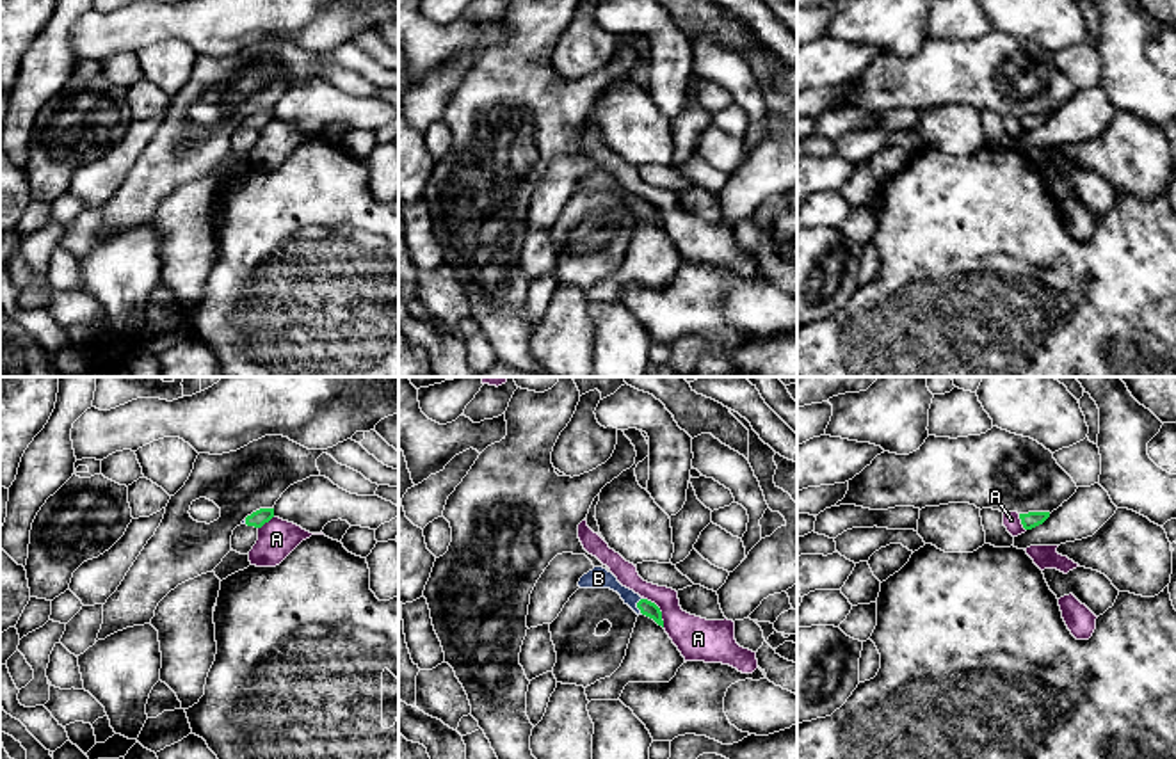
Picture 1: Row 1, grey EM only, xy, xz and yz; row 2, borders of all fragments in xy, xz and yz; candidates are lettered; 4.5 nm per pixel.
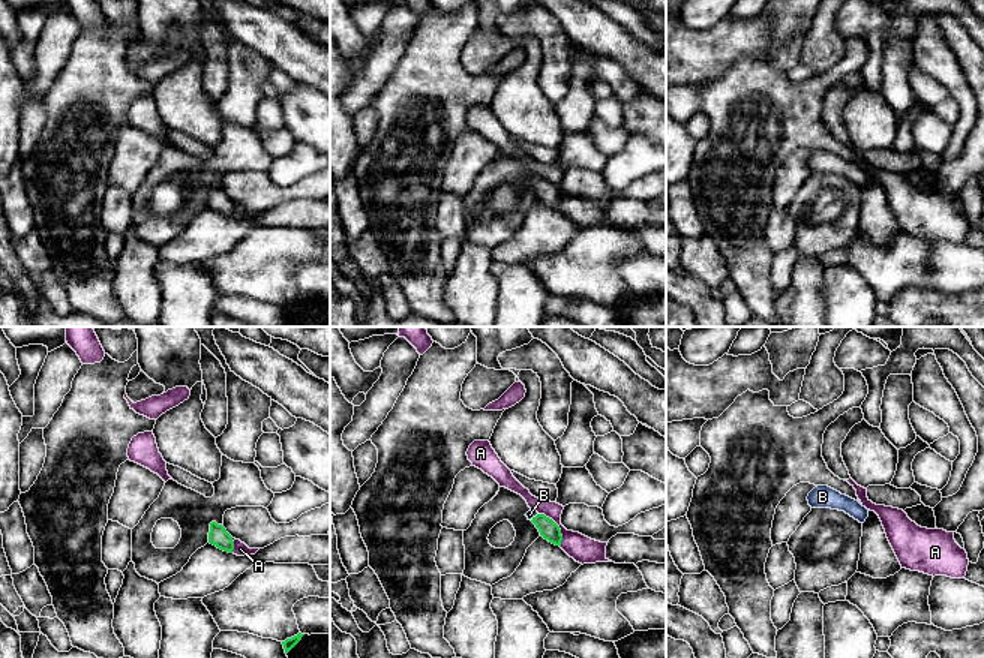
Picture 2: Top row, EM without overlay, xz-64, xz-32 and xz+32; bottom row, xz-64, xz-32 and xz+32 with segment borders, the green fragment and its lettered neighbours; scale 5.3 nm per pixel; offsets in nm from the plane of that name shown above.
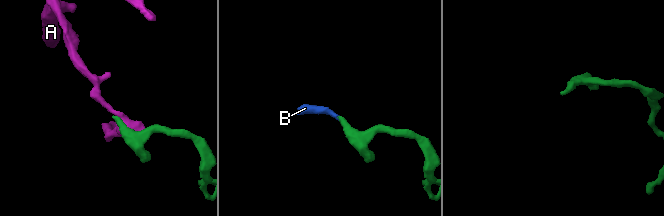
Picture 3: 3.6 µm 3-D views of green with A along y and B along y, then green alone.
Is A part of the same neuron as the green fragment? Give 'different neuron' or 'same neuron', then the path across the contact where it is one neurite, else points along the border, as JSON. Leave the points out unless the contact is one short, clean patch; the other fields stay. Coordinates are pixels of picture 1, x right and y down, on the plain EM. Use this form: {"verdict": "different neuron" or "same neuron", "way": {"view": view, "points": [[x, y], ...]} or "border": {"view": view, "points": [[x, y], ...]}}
{"verdict": "different neuron", "border": {"view": "xz", "points": [[644, 199], [659, 210], [664, 228]]}}

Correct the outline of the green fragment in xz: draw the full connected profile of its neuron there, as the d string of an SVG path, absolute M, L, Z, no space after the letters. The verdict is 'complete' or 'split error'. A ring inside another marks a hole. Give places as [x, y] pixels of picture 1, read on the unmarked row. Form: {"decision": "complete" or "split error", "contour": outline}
{"decision": "split error", "contour": "M594 169L584 176L578 183L580 190L610 190L621 197L624 206L628 206L637 217L646 217L664 229L660 210L635 196L633 192L623 188L617 180L603 169Z"}

